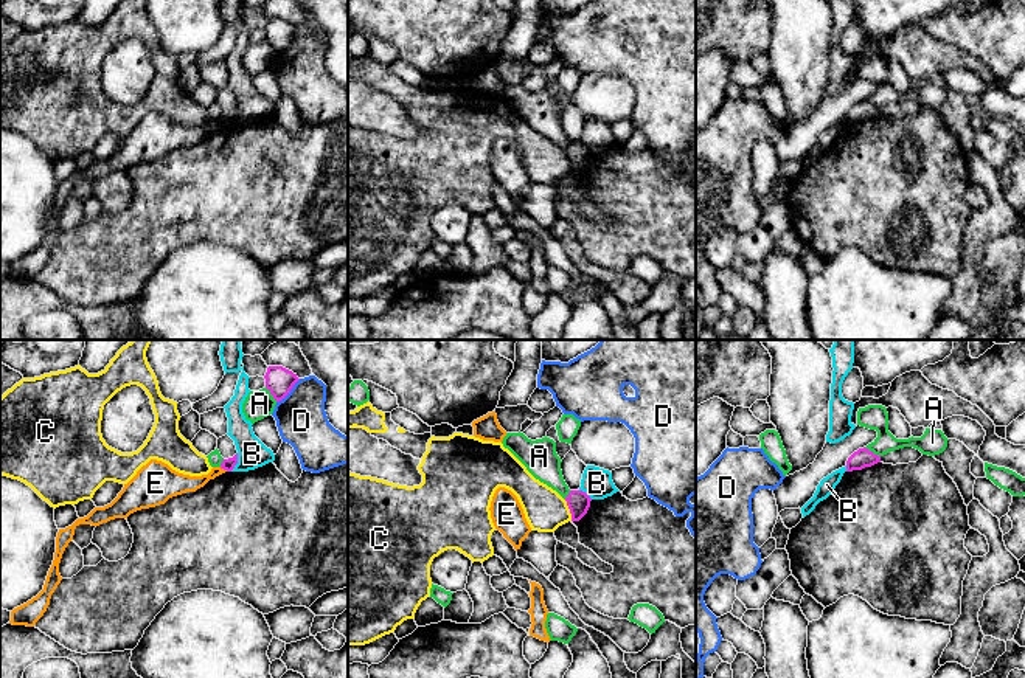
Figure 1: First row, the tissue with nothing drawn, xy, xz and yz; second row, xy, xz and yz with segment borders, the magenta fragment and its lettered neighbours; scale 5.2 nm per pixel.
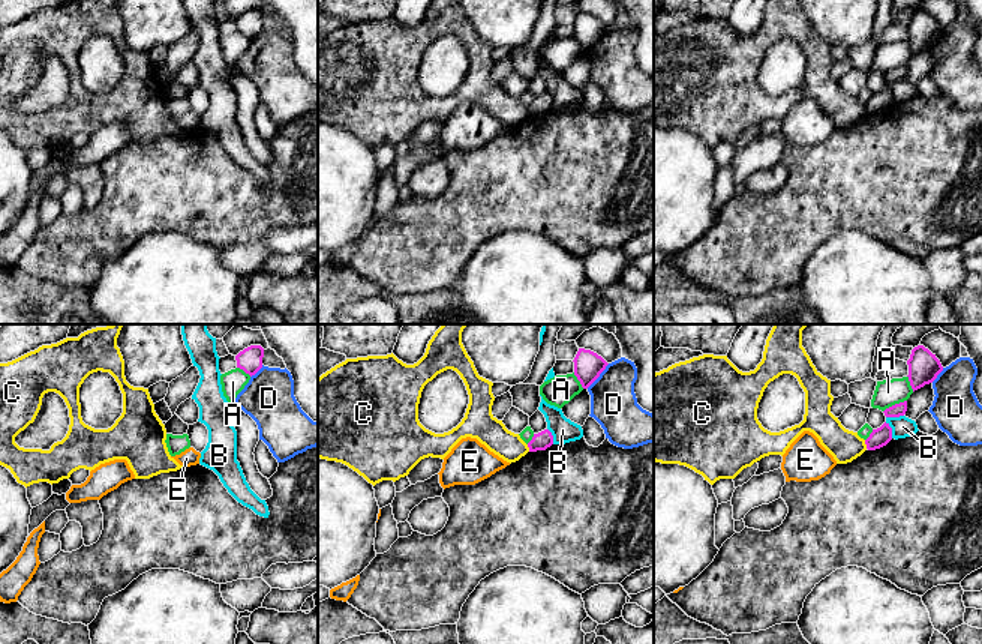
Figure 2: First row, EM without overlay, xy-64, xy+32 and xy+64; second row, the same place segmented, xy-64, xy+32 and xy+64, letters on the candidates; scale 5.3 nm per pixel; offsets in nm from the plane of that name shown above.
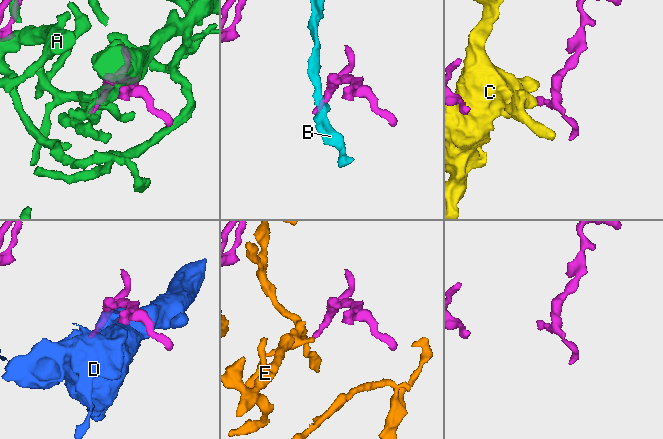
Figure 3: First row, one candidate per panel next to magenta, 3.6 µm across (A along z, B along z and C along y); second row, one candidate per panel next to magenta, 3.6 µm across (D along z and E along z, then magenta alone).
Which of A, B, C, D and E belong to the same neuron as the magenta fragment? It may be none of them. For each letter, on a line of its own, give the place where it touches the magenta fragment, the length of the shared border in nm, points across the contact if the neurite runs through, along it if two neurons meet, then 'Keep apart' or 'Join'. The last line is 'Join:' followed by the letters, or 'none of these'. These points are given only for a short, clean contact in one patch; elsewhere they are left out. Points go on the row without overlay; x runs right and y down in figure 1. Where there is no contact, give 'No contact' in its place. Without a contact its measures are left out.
A: Touches magenta at yz (872, 104). Shared border 100 nm. Keep apart
B: Touches magenta at xy (236, 115). Shared border 100 nm. Boundary: xy (238, 106), (238, 115), (230, 123). Keep apart
C: Touches magenta at xz (570, 163). Shared border 120 nm. Boundary: xz (564, 152), (572, 172). Keep apart
D: Touches magenta at xy (289, 44). Shared border 180 nm. Keep apart
E: Touches magenta at xy (224, 121). Shared border 50 nm. Boundary: xy (219, 120), (227, 123). Keep apart
Join: none of these

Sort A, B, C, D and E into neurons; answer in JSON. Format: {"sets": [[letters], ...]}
{"sets": [["A"], ["B"], ["C"], ["D"], ["E"]]}

